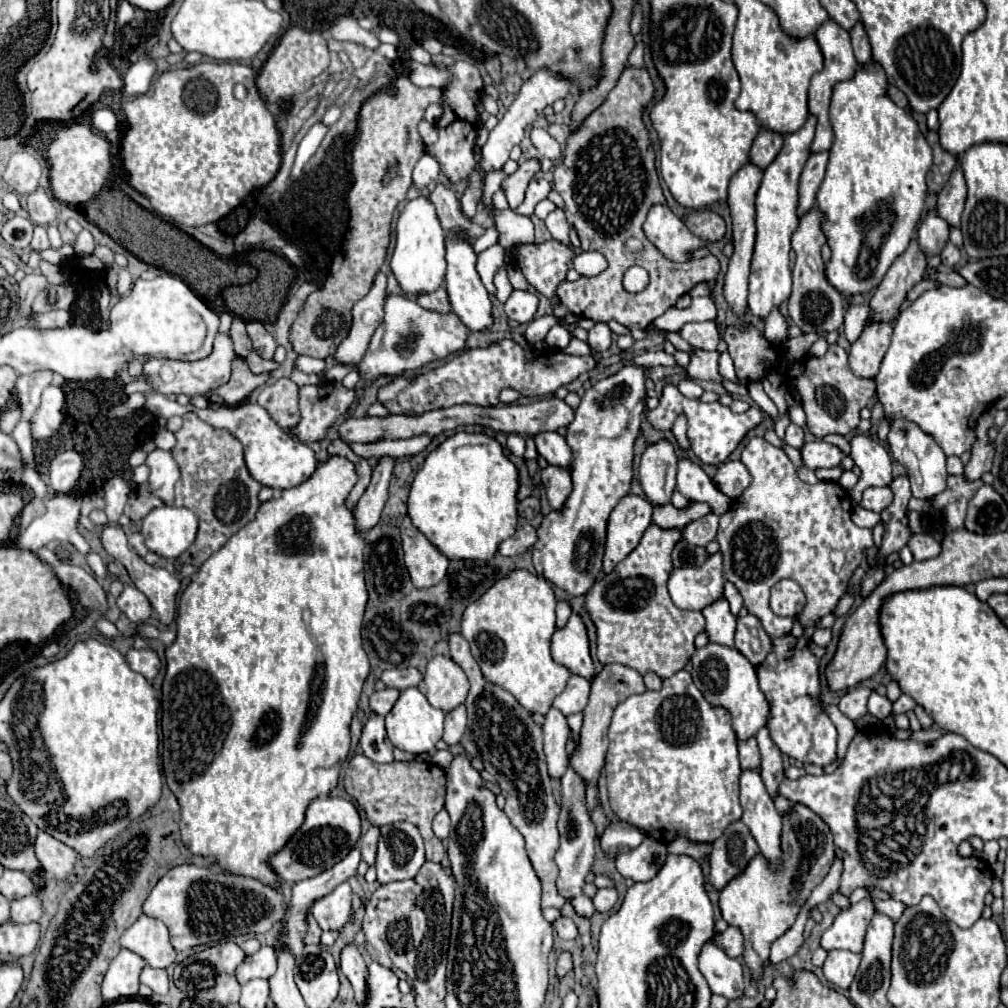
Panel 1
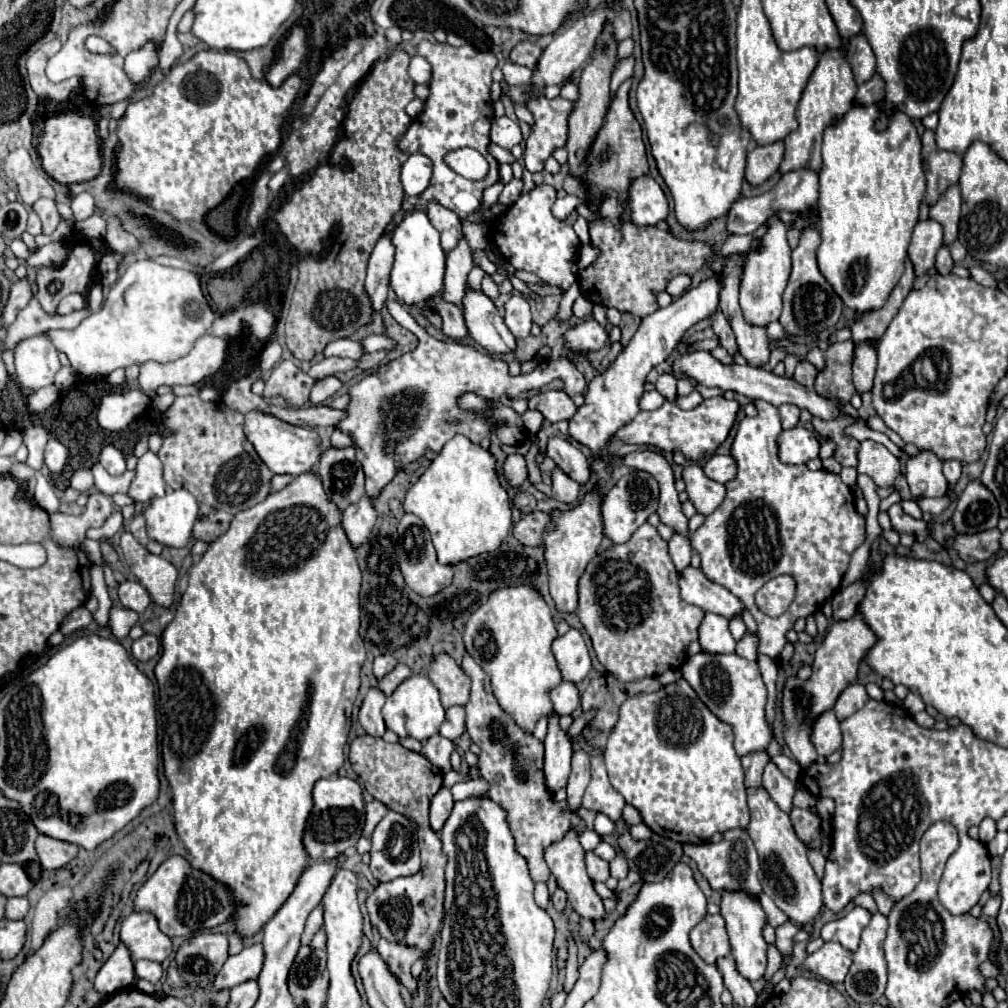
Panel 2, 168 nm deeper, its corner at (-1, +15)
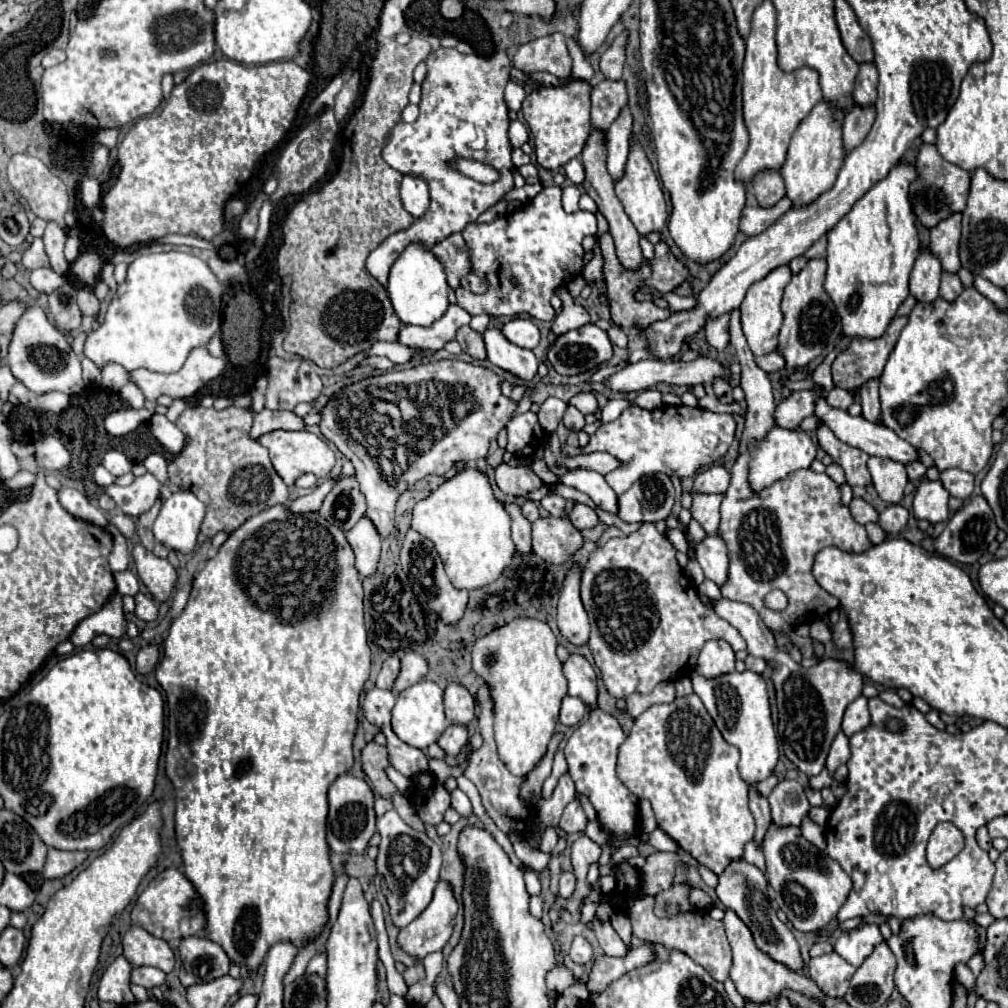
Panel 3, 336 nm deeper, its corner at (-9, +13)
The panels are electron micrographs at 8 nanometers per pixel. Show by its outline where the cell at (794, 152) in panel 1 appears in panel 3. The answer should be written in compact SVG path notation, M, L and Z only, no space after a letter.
M780 266L772 270L764 280L754 282L750 290L746 292L744 302L740 304L740 322L742 322L742 332L748 340L748 346L754 356L764 356L776 350L778 344L778 330L782 326L782 312L780 312L780 302L782 302L782 292L786 284L790 282L792 274L788 266Z

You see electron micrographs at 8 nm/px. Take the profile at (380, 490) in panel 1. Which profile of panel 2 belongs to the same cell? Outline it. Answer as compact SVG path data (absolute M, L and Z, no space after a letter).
M362 496L358 504L352 504L342 514L342 526L352 546L360 546L362 542L366 542L374 522L376 522L376 508L368 496Z

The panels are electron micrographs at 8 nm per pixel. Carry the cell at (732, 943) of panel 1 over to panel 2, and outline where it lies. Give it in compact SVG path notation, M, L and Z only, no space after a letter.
M720 914L706 916L692 932L690 942L694 950L708 962L714 964L720 956L730 956L730 940L726 936L726 922Z

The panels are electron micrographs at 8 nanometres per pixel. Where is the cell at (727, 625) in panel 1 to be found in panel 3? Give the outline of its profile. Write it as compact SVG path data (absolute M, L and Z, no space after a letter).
M710 640L704 644L696 672L704 678L718 678L722 674L734 672L734 650L724 640Z

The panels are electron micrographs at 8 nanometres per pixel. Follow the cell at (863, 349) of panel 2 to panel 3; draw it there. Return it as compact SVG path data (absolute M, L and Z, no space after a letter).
M870 380L860 388L860 404L862 418L868 422L880 424L880 398L878 398L878 380Z

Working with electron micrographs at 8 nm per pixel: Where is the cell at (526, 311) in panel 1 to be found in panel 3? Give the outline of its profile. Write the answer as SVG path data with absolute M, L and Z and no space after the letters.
M514 318L506 322L502 326L502 334L506 336L506 340L514 342L520 348L528 348L528 350L536 348L540 340L540 332L536 324L532 324L528 318Z

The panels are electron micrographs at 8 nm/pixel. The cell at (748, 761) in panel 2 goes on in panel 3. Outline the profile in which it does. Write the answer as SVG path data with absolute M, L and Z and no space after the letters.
M750 786L750 812L754 814L754 820L756 820L756 834L754 834L754 840L758 842L758 846L762 846L762 838L770 826L770 806L768 806L768 800L760 794L756 794L754 786Z

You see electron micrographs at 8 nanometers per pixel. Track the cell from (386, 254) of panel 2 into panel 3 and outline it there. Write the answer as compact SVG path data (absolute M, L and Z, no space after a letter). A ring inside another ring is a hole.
M438 48L436 52L432 52L426 58L426 66L428 66L428 74L422 82L422 100L418 104L420 116L412 124L398 122L390 130L390 134L386 136L386 146L382 150L382 158L394 170L398 170L402 174L410 174L410 176L420 176L426 180L428 190L430 190L430 208L408 230L388 236L376 250L370 252L370 256L366 260L366 268L382 286L386 286L386 282L388 282L390 266L396 262L396 258L402 254L402 250L410 242L422 242L422 246L426 246L426 250L432 248L434 244L442 242L442 238L448 238L450 234L464 230L466 224L474 222L482 212L492 208L496 202L502 200L502 196L506 192L510 192L514 188L514 182L512 182L514 164L510 158L512 146L508 140L510 118L508 118L508 106L504 102L504 86L510 80L512 64L510 64L510 58L506 56L506 52L496 52L490 58L482 58L476 54L470 54L470 56L460 54L456 48ZM480 156L484 156L484 164L490 164L492 168L498 170L500 178L496 182L480 184L480 182L460 174L456 168L452 168L454 158L480 158Z

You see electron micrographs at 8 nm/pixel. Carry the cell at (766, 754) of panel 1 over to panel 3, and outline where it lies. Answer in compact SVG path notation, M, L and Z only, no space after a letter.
M782 780L776 784L768 802L776 826L800 826L802 816L810 810L804 788L796 780Z

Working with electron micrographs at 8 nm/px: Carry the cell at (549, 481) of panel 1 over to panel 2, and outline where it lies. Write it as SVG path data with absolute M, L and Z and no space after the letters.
M554 468L552 470L552 498L564 504L574 504L578 500L578 494L580 494L580 484L570 480L570 476L562 472L562 468Z

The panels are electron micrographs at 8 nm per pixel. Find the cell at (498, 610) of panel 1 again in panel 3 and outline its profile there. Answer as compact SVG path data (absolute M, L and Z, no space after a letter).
M526 618L512 620L476 640L472 666L492 688L498 756L514 776L526 776L546 754L558 722L560 702L566 696L566 678L556 658L556 636L546 622Z

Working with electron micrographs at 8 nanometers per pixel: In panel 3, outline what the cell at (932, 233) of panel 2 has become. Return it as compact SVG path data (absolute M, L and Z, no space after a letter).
M922 250L910 274L910 294L916 298L916 302L926 304L938 298L940 276L942 276L942 268L938 258L932 256L930 250Z

